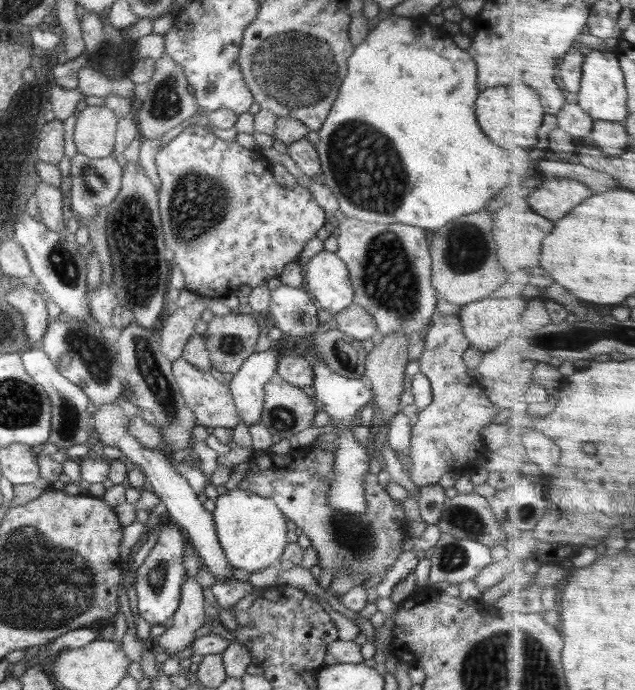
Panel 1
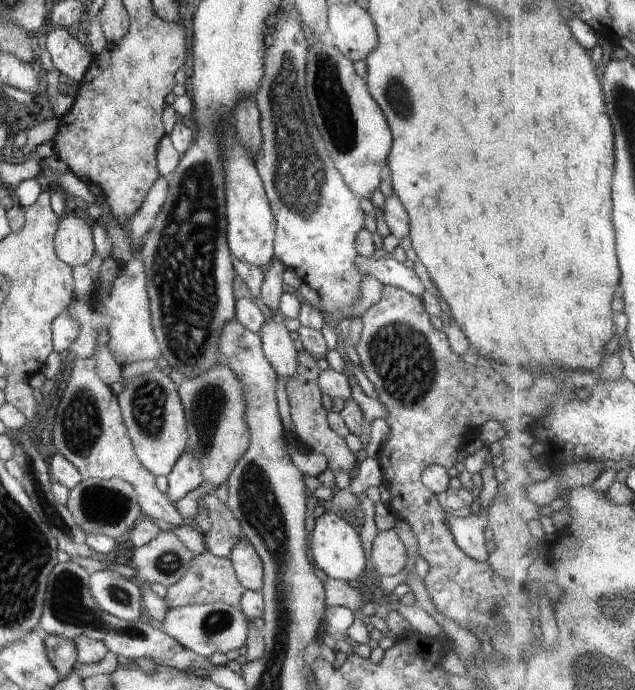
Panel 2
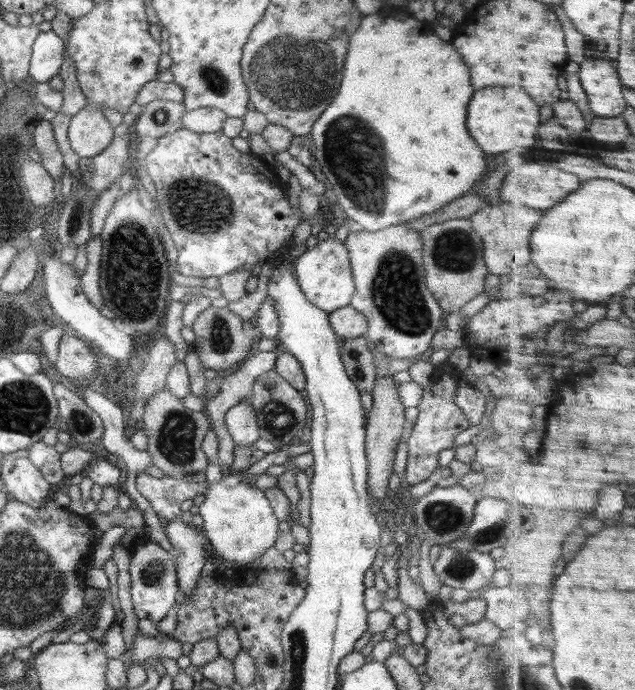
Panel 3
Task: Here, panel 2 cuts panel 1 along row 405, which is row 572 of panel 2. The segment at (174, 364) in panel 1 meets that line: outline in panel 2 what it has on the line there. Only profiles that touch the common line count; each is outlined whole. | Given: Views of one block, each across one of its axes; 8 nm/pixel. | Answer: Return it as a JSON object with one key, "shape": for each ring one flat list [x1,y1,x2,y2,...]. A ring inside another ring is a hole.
{"shape":[[206,549,206,551,196,555,196,558,192,560,190,570,176,584,167,588,165,601,169,609,186,605,206,605,218,602,238,607,245,590,246,588,242,586,234,572,231,560,217,557]]}

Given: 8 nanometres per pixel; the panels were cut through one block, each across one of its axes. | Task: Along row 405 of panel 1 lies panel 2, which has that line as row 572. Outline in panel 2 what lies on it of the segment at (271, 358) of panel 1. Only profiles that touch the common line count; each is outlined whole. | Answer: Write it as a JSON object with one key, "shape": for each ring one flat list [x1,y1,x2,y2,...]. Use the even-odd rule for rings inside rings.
{"shape":[[242,538,236,542,236,546,232,546,229,559,242,586,252,592,261,592,263,562,248,538]]}

